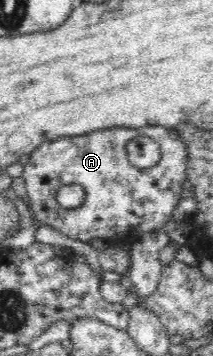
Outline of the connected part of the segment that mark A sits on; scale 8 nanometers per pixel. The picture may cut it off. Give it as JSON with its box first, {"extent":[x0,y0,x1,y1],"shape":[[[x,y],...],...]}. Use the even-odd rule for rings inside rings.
{"extent":[22,126,188,242],"shape":[[[145,126],[143,128],[117,127],[95,130],[94,132],[65,138],[57,138],[51,142],[43,142],[30,154],[28,163],[24,165],[22,177],[25,181],[28,204],[32,221],[39,227],[47,224],[55,230],[79,242],[89,240],[127,240],[134,241],[143,233],[162,228],[172,219],[175,206],[181,201],[181,185],[187,179],[188,150],[174,128],[165,126]],[[137,136],[149,136],[161,149],[161,160],[149,169],[141,170],[128,161],[127,144]],[[67,184],[80,184],[86,197],[77,208],[63,209],[57,202],[57,190]]]}

